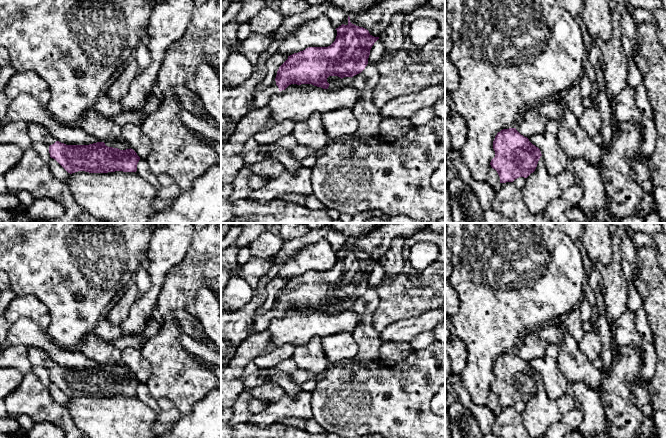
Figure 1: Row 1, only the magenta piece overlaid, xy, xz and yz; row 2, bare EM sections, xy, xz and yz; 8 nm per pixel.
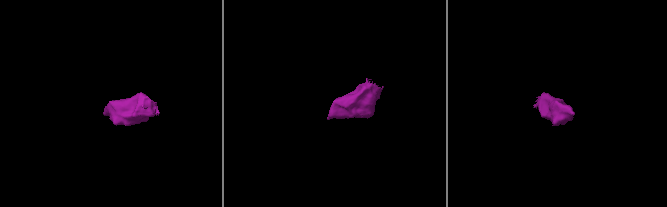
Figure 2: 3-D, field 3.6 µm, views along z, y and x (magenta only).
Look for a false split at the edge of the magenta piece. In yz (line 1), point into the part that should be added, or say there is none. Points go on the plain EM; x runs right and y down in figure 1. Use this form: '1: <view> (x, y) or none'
1: none

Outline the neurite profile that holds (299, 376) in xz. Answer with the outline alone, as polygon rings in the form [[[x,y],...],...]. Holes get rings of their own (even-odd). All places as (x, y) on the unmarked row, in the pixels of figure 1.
[[[328,367],[323,372],[317,374],[312,374],[302,369],[297,369],[293,373],[290,373],[289,375],[294,382],[302,385],[307,380],[314,380],[316,382],[321,380],[325,376],[327,369]]]

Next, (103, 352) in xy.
[[[93,332],[86,335],[78,350],[101,366],[116,366],[121,362],[121,352]]]

